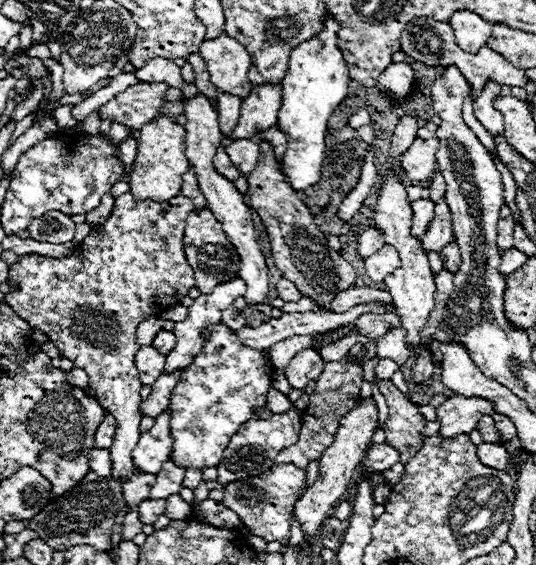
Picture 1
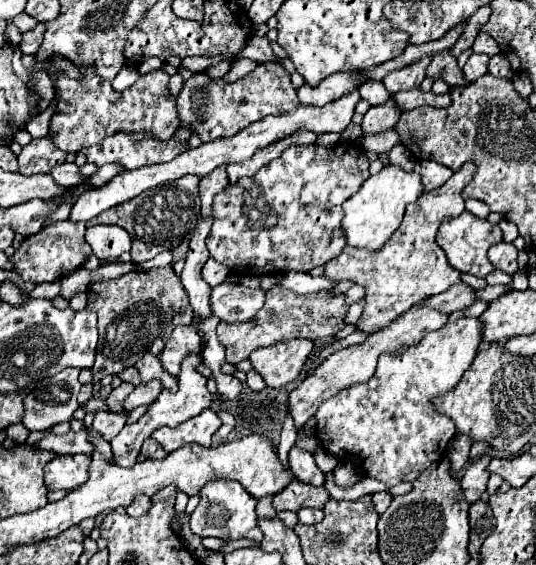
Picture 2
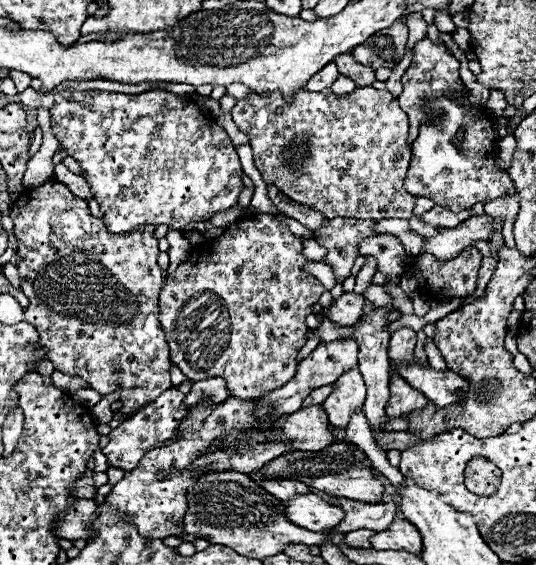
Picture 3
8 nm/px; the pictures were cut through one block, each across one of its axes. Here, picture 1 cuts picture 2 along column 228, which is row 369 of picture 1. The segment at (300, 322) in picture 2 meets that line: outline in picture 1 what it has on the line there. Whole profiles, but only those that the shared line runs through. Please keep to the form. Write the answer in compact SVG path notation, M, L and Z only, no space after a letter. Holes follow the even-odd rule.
M362 348L362 352L356 356L354 362L348 362L346 358L342 358L340 362L324 364L324 372L316 380L316 390L314 390L314 394L310 394L310 404L302 412L302 426L300 426L298 442L292 448L284 448L284 452L280 452L276 456L276 462L296 464L298 468L308 470L308 464L322 456L322 452L334 442L334 434L336 434L336 428L338 428L342 416L350 408L354 408L354 404L360 396L364 362L368 362L366 348Z

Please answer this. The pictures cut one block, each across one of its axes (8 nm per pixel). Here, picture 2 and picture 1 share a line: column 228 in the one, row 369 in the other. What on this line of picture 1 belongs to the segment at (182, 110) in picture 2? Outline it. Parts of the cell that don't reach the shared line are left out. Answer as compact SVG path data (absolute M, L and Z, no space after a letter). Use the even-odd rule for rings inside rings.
M126 192L114 198L114 210L110 218L102 224L94 224L90 234L76 245L76 250L70 256L48 258L40 254L24 254L16 264L10 266L8 282L12 284L12 292L6 294L6 302L34 330L42 330L50 342L58 346L64 358L88 372L88 388L92 388L100 406L116 418L118 428L110 452L112 478L118 482L124 482L132 476L132 450L140 440L138 424L142 416L138 408L142 402L142 382L134 366L134 356L140 348L136 342L136 328L142 320L160 316L168 308L174 308L194 286L194 270L186 262L182 244L184 224L190 212L194 212L194 204L186 196L176 196L168 202L154 202L150 198L136 200L130 192Z

